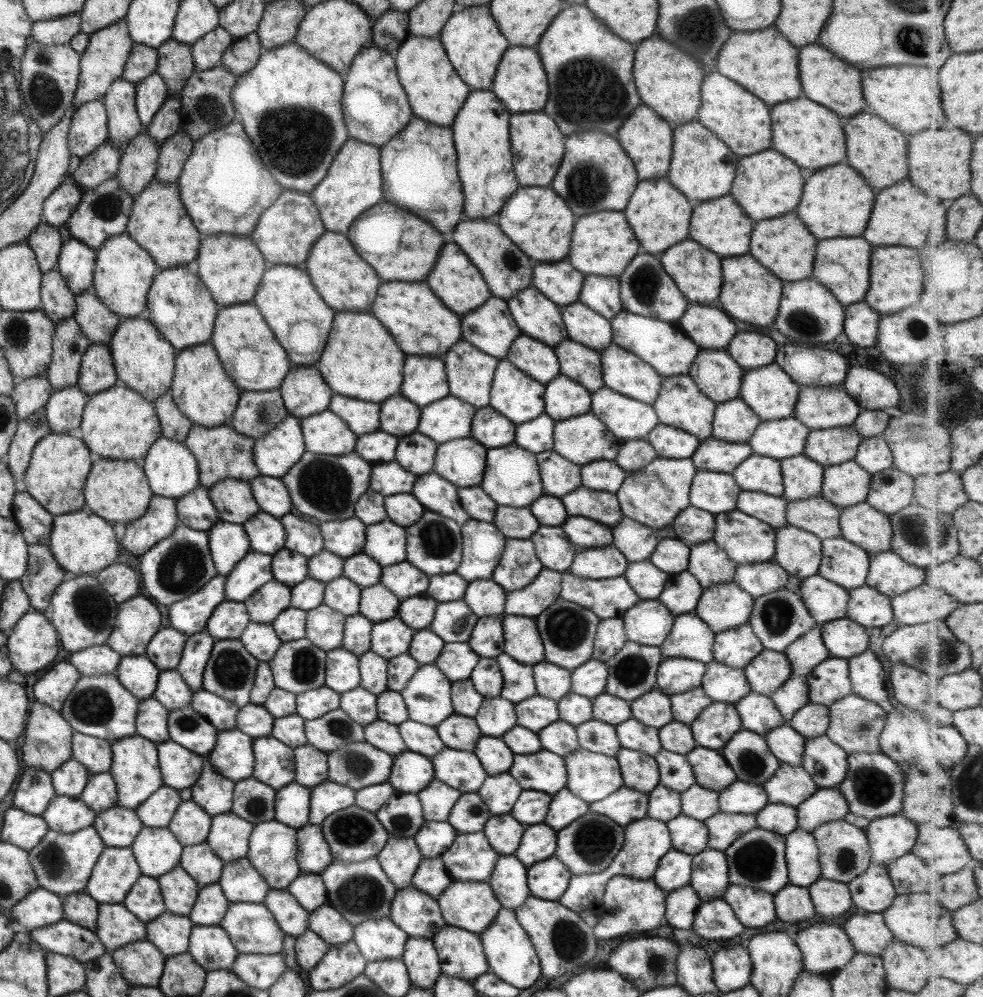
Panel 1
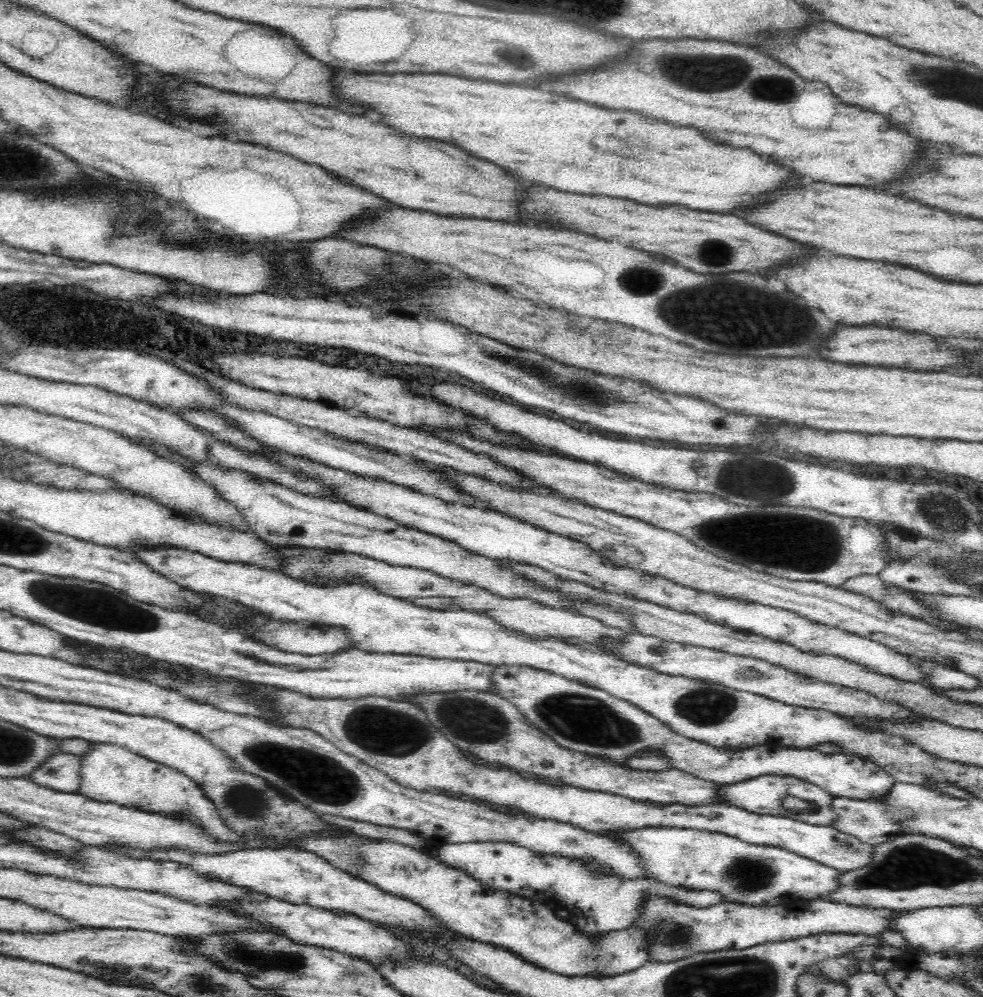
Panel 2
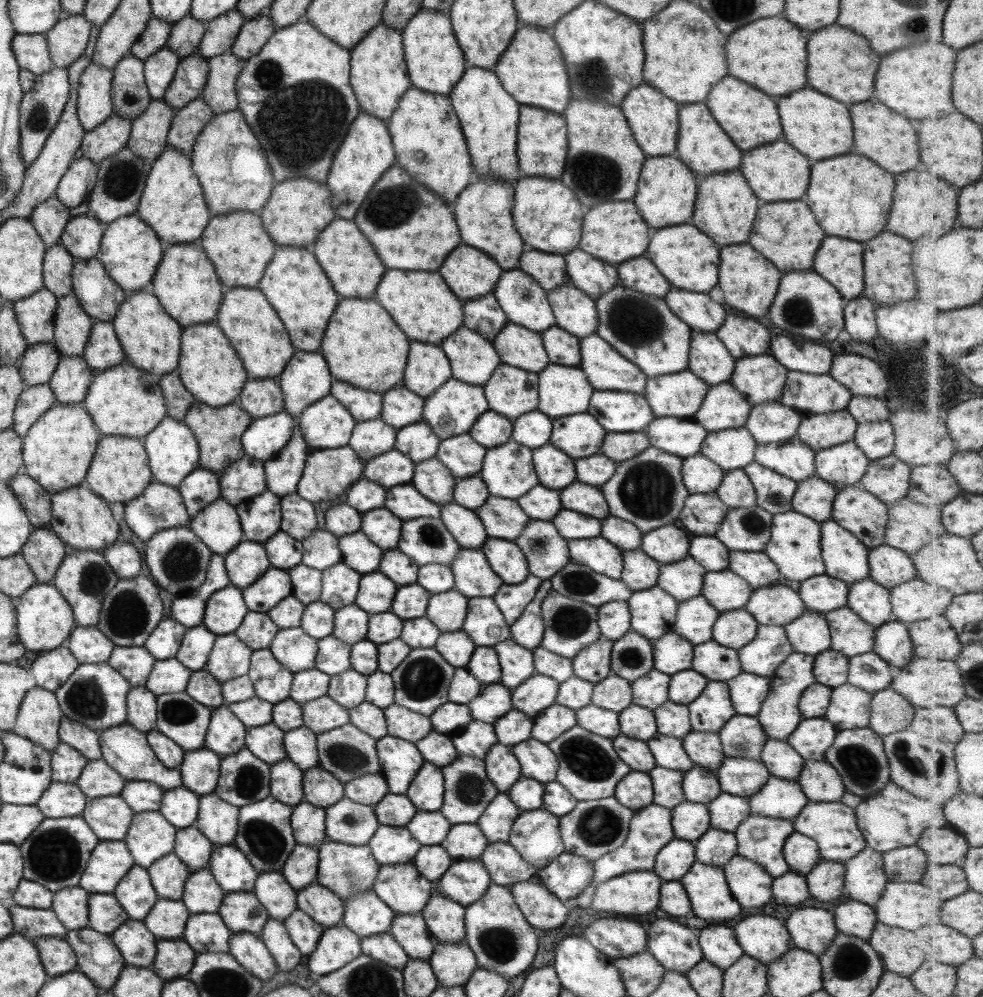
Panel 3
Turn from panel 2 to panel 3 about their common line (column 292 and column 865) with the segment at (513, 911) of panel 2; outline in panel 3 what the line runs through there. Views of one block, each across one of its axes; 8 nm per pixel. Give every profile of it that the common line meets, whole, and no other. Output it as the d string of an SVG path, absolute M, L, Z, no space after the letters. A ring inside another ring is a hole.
M843 800L840 802L808 802L801 812L792 820L795 832L807 836L816 842L822 860L843 863L861 852L866 842L856 825L853 808L849 808Z

